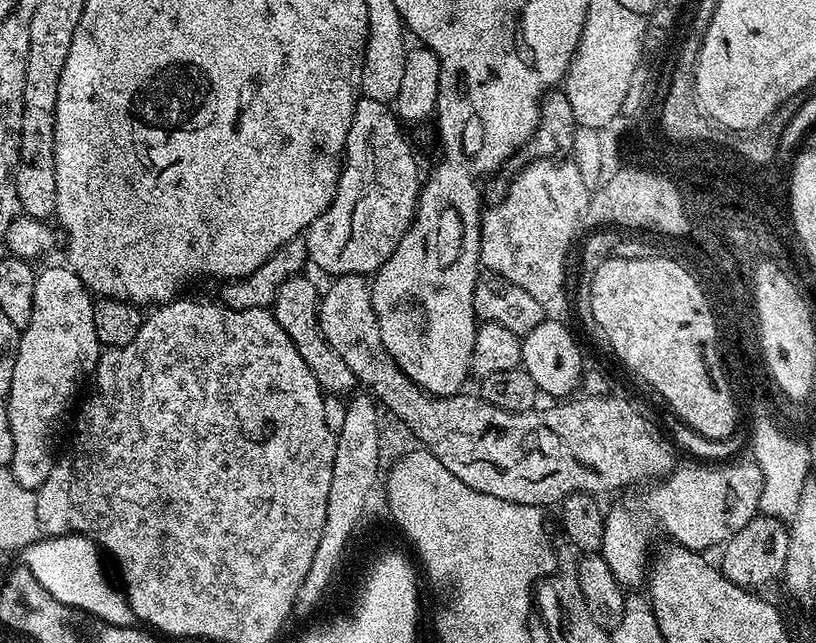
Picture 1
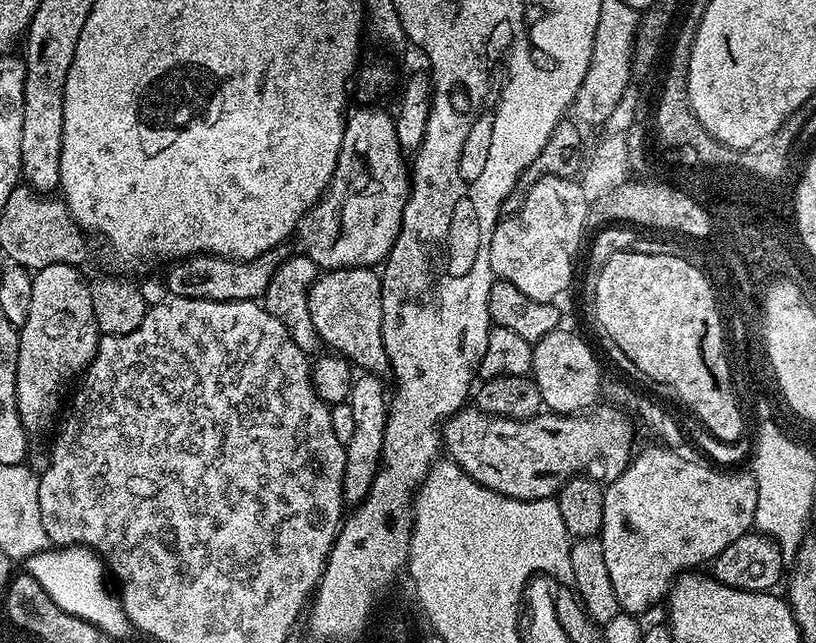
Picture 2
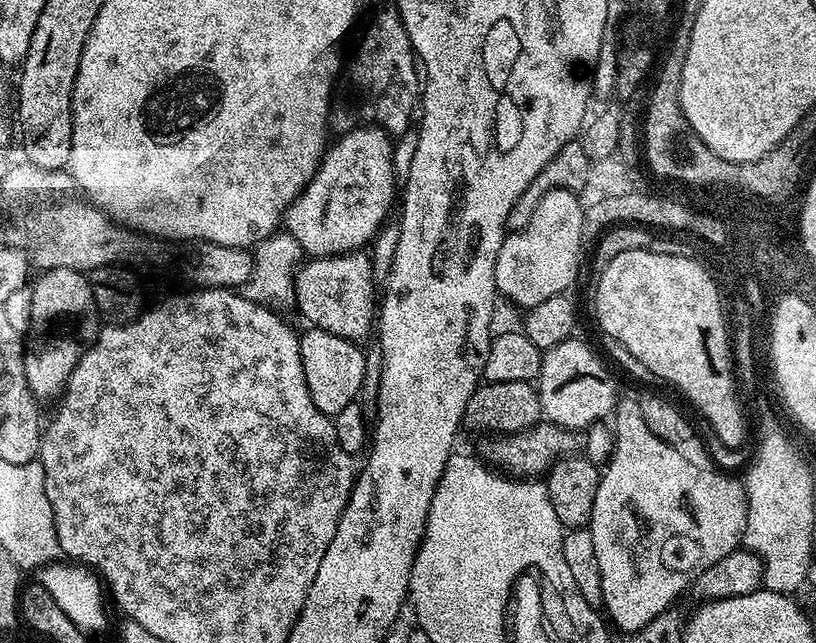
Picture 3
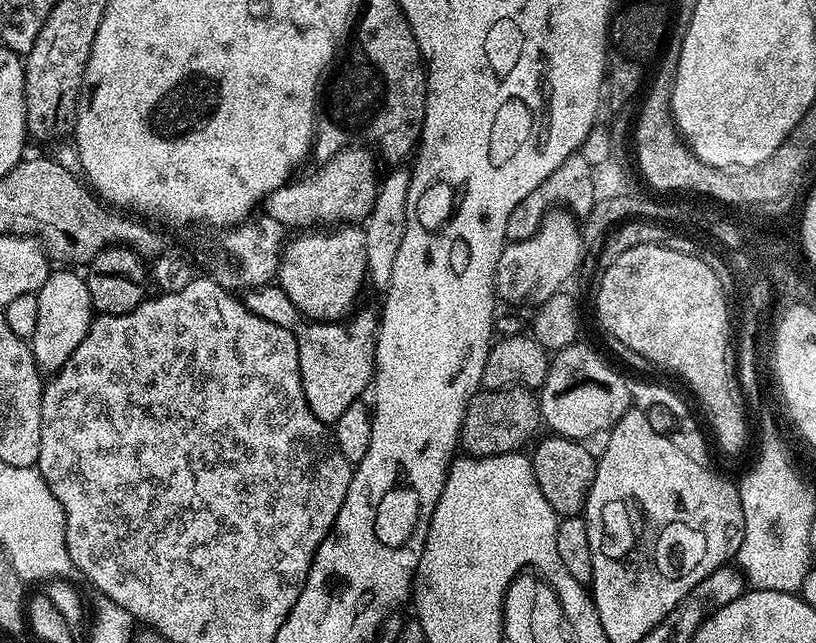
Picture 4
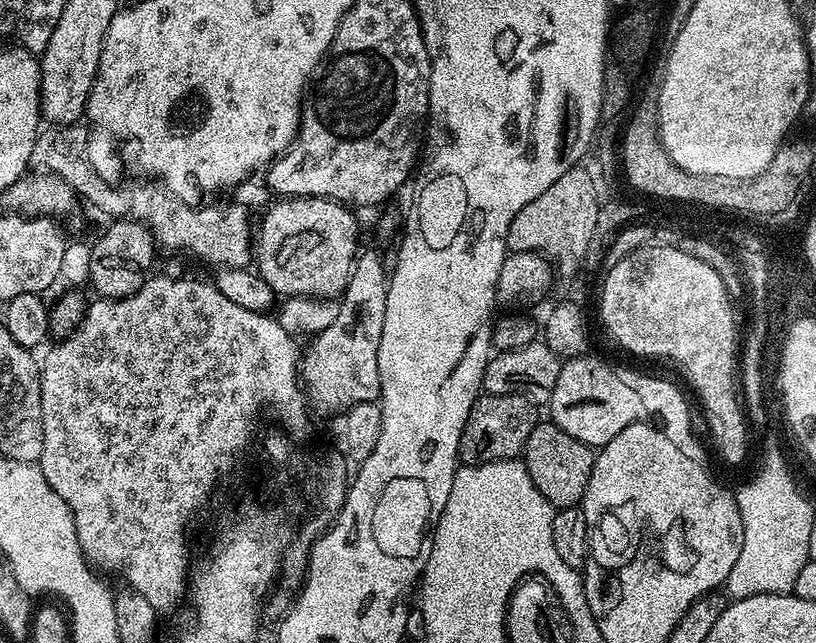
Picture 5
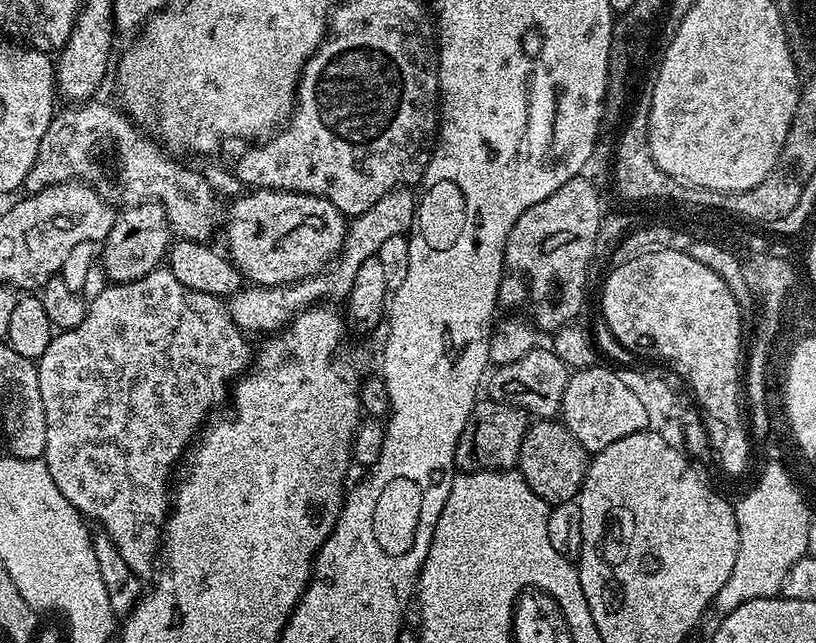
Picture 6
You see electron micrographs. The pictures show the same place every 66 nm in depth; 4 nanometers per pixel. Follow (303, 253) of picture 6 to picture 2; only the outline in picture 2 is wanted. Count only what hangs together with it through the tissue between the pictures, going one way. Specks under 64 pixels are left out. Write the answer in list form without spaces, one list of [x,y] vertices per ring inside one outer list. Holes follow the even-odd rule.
[[[375,267],[342,268],[317,275],[308,292],[310,318],[314,318],[314,330],[329,349],[343,356],[361,373],[384,374],[389,371],[388,355],[382,338],[382,286],[381,273]]]

